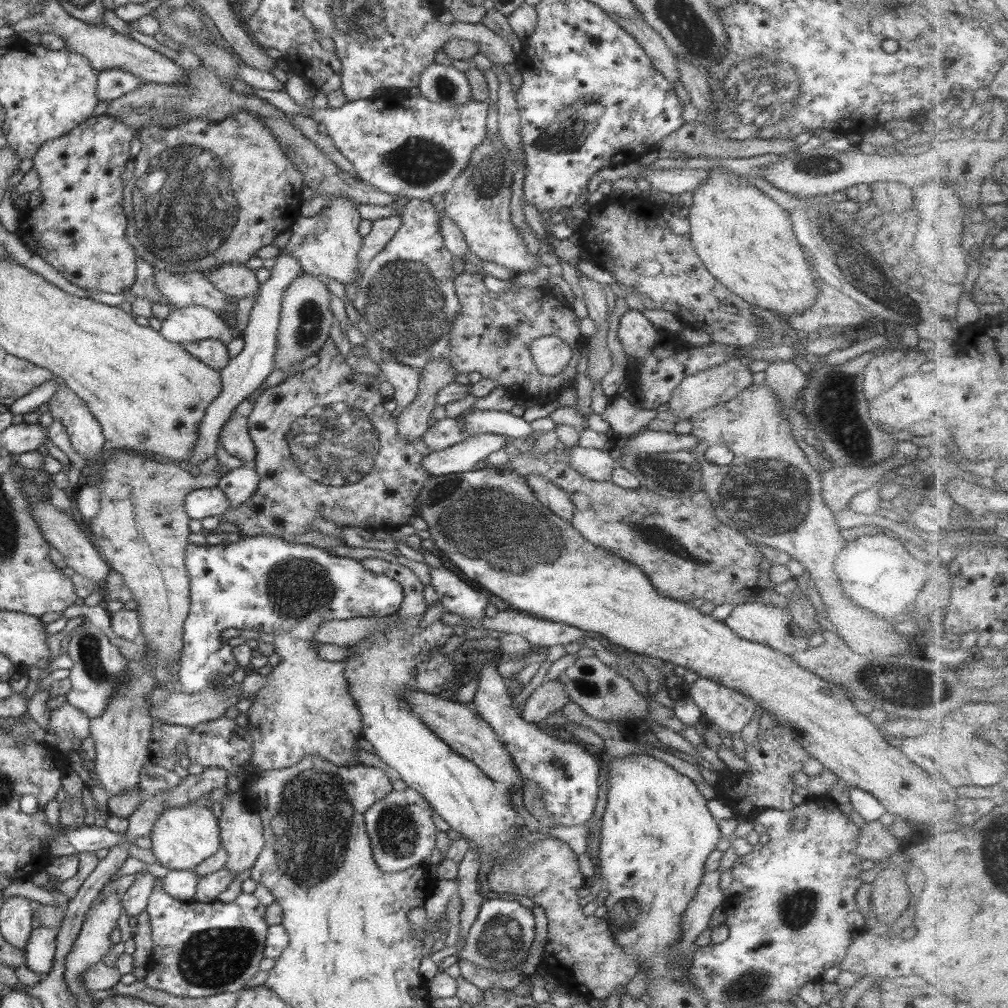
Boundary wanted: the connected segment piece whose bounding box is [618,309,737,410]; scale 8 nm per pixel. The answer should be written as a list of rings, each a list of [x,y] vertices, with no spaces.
[[[630,310],[620,318],[618,339],[626,353],[629,384],[639,386],[644,396],[644,409],[656,410],[660,405],[669,403],[672,391],[684,378],[720,366],[735,358],[737,348],[718,344],[713,341],[702,348],[681,343],[677,334],[656,329],[650,320],[638,310]]]

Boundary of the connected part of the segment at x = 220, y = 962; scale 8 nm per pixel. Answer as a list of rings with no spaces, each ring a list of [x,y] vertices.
[[[156,878],[154,890],[145,908],[152,929],[153,951],[148,962],[144,982],[177,997],[200,998],[224,992],[238,992],[260,971],[260,960],[265,957],[265,944],[269,924],[265,919],[267,906],[253,894],[238,894],[230,903],[218,899],[214,902],[184,903],[171,898],[162,890],[162,879]]]

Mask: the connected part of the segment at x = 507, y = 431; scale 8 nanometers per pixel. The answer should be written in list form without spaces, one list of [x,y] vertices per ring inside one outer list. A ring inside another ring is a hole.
[[[508,410],[466,412],[463,423],[470,435],[492,433],[511,436],[512,438],[527,438],[535,432],[530,423],[523,418],[513,416]]]

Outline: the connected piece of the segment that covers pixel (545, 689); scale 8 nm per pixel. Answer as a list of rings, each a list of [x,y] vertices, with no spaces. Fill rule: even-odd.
[[[555,678],[545,681],[525,701],[521,717],[527,723],[540,725],[550,715],[562,710],[570,698],[562,683]]]

